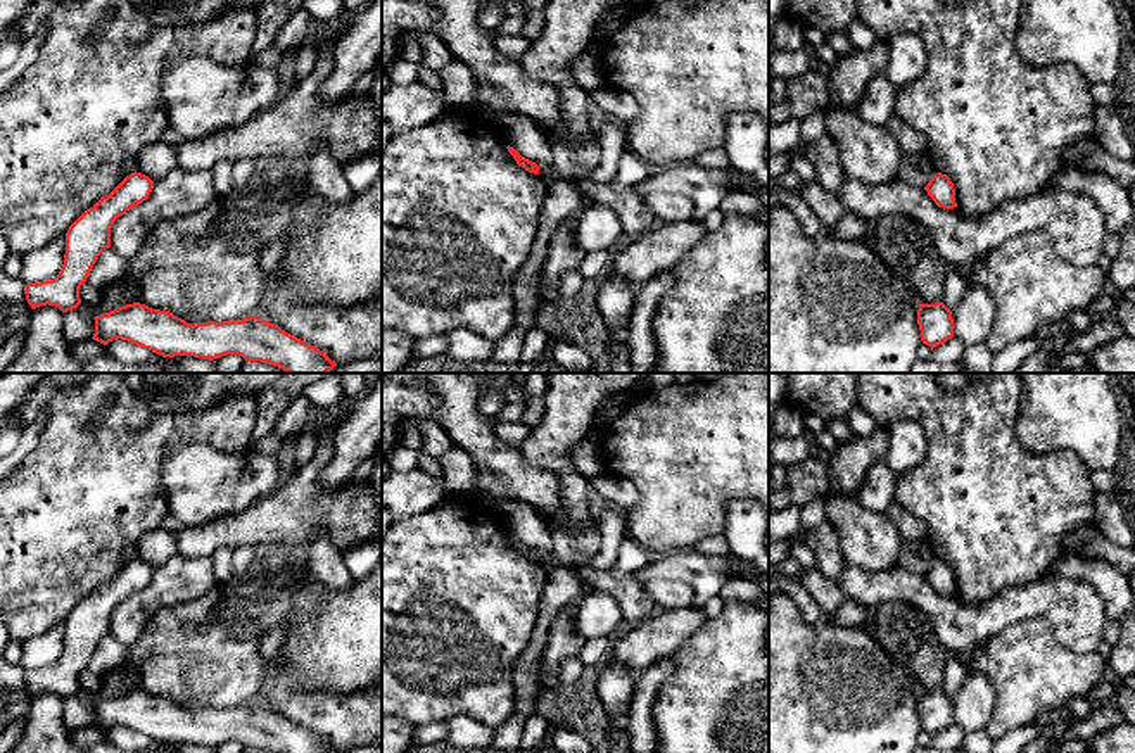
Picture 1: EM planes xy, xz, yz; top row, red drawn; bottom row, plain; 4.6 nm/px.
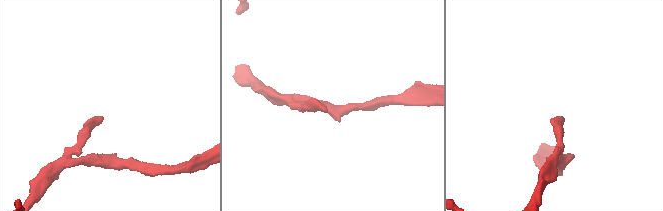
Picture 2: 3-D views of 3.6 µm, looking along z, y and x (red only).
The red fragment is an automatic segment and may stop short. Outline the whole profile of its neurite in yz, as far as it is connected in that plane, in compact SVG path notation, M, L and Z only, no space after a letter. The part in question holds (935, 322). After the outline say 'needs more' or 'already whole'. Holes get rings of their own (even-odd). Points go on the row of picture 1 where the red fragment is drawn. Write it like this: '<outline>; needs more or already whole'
M943 302L919 304L917 325L923 344L931 349L954 337L952 311Z; already whole

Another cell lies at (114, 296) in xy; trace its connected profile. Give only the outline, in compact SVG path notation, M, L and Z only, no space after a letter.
M111 283L105 287L102 301L92 307L92 316L95 318L133 302L136 302L136 297L131 292L128 292L124 287Z

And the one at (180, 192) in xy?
M173 169L154 183L147 200L119 216L111 228L111 249L130 261L162 221L207 207L216 199L211 171Z

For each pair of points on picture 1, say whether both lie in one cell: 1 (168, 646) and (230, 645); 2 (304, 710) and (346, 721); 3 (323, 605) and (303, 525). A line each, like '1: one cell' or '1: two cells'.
1: one cell
2: one cell
3: two cells

